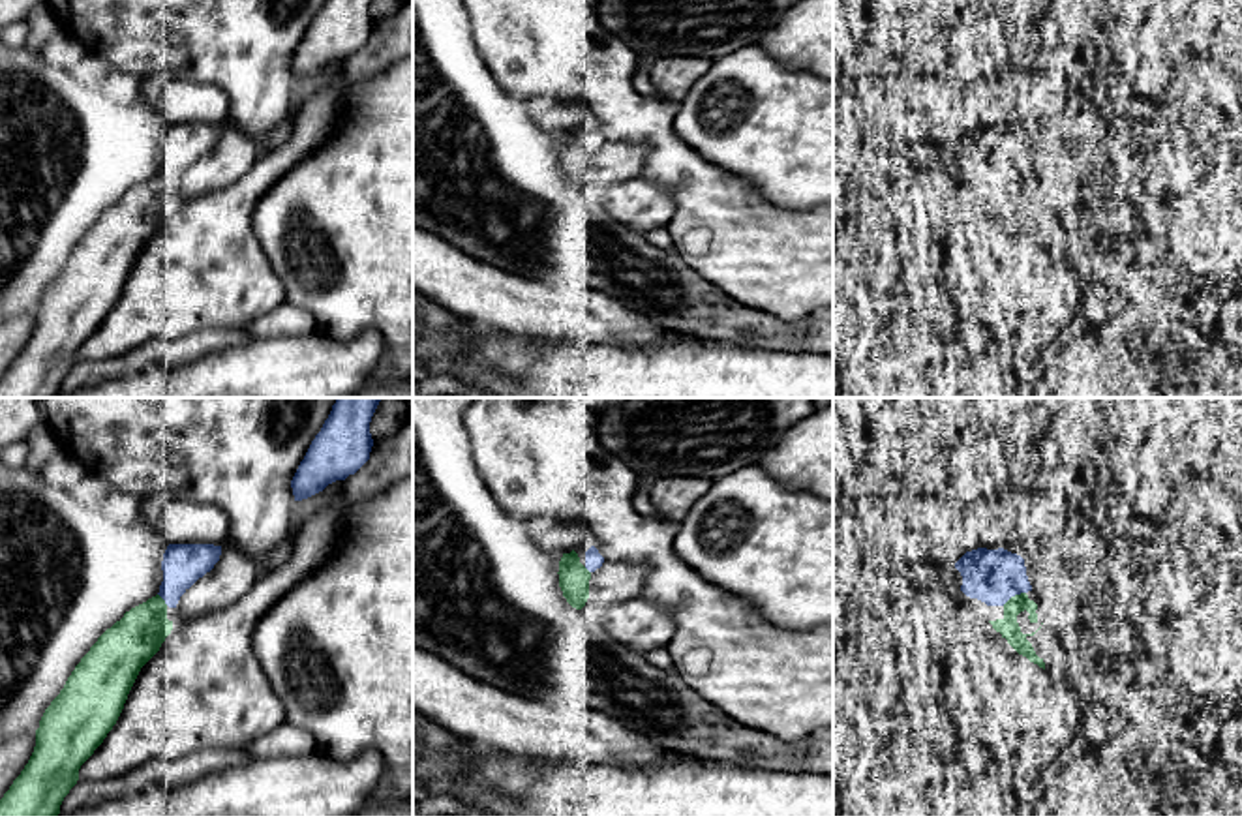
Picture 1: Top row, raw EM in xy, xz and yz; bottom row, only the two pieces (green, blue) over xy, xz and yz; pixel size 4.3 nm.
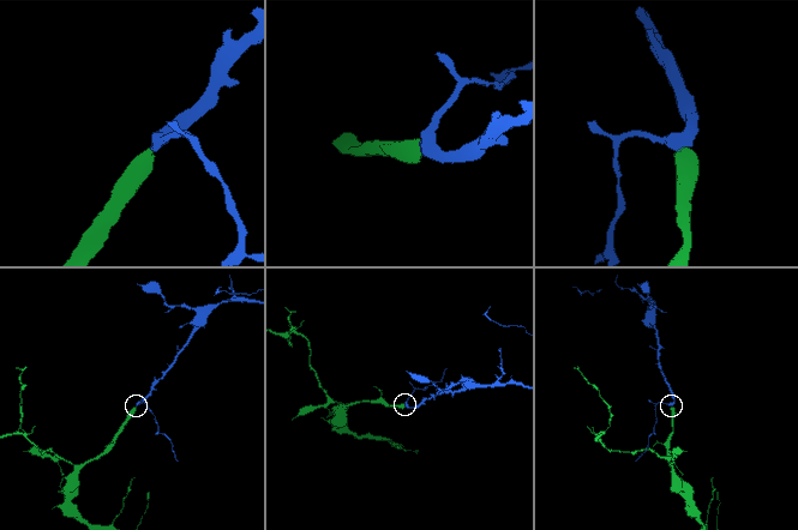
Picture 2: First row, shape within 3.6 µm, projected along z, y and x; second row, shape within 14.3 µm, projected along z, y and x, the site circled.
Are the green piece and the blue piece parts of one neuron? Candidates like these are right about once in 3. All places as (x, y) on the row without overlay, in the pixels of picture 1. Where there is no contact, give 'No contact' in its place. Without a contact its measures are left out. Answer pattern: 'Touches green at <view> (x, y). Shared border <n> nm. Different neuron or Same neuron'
Touches green at yz (1014, 177). Shared border 120 nm. Same neuron

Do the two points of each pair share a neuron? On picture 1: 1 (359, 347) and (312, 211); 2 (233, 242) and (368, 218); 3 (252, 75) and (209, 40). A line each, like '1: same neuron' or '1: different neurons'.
1: different neurons
2: different neurons
3: same neuron

